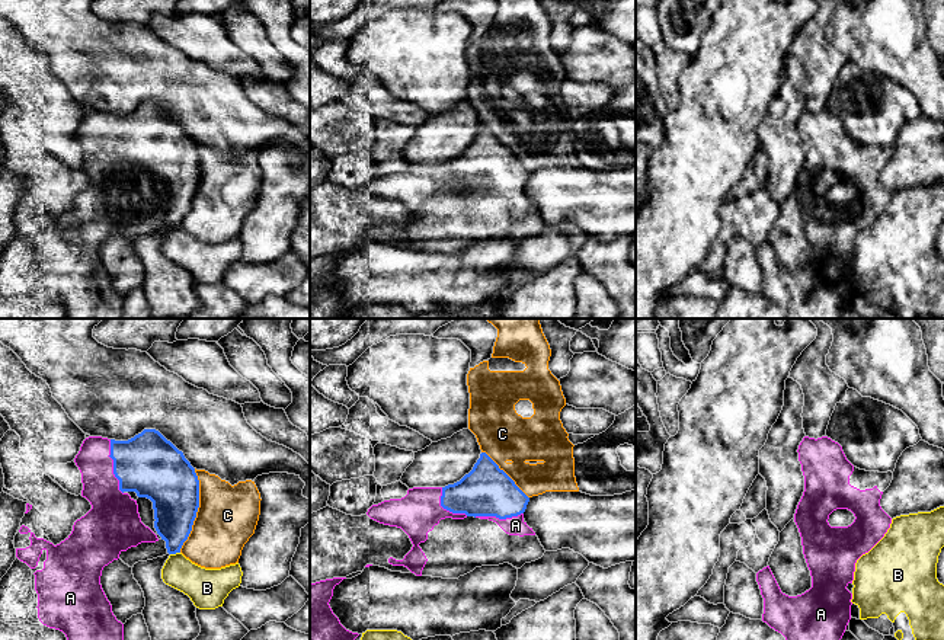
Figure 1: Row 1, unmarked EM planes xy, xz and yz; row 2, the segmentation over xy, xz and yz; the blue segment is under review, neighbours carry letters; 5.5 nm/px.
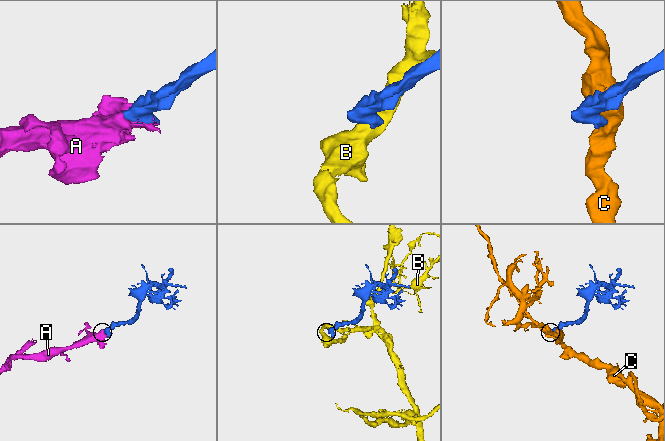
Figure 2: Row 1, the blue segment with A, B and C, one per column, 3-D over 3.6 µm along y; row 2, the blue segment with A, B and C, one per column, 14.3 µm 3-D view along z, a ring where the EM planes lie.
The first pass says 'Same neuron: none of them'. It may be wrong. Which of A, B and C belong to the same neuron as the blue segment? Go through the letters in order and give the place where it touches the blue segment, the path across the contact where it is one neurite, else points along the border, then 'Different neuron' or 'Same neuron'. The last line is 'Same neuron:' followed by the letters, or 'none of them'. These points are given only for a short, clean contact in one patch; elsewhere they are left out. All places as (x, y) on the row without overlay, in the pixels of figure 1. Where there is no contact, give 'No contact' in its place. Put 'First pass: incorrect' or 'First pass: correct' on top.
First pass: incorrect
A: Touches blue at xy (114, 141). Same neuron
B: Touches blue at xy (175, 227). Boundary: xy (179, 226), (170, 229). Different neuron
C: Touches blue at xy (197, 185). Different neuron
Same neuron: A

